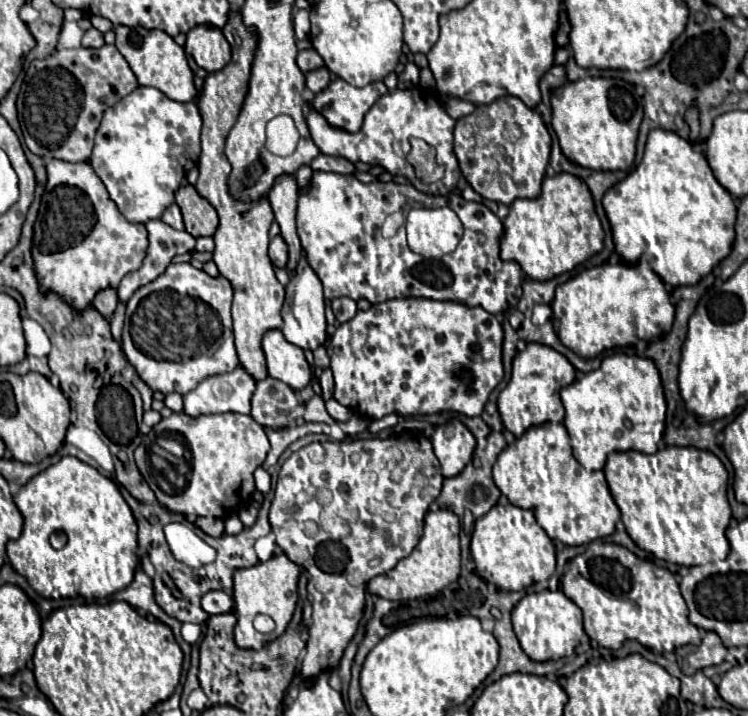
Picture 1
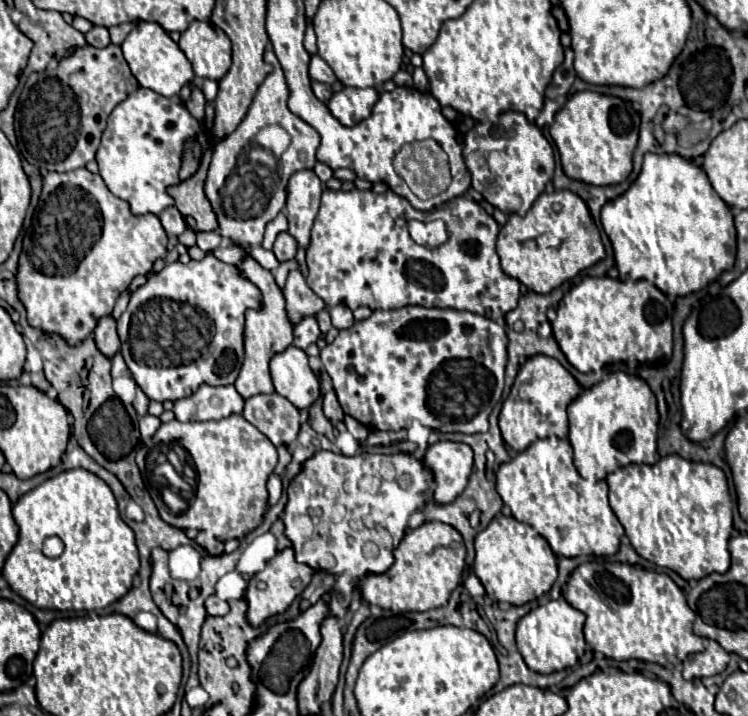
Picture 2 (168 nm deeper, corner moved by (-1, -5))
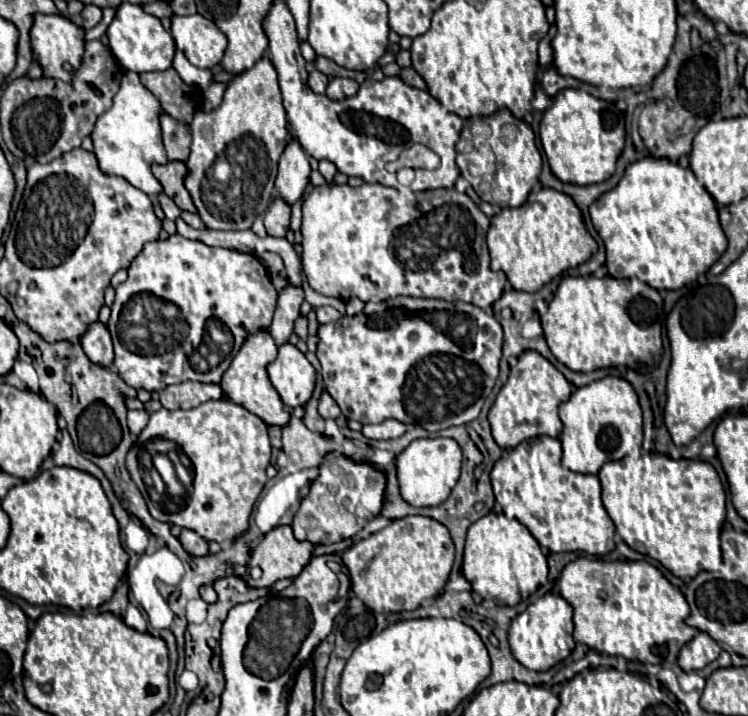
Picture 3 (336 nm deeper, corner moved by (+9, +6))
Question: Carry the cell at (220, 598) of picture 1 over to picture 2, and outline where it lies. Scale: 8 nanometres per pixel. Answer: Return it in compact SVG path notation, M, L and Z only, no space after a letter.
M210 596L206 600L206 612L208 612L208 616L224 616L224 614L228 614L228 610L230 610L228 602L220 600L218 596Z

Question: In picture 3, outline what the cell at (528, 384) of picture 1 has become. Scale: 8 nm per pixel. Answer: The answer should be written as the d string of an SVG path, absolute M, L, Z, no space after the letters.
M526 351L518 357L516 365L510 369L510 377L502 391L498 393L488 421L492 427L492 435L502 449L512 449L524 439L532 439L538 435L558 437L562 431L562 421L558 417L558 405L568 401L572 393L572 385L566 377L540 353Z

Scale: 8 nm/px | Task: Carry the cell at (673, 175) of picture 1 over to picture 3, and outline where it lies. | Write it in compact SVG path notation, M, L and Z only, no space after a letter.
M640 159L628 165L620 183L590 205L592 225L606 247L610 277L636 277L656 291L674 291L694 281L726 251L714 199L690 169L668 159Z

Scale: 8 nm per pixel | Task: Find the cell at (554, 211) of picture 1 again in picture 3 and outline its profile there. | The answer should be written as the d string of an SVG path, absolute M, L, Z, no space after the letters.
M554 189L530 193L528 201L518 209L502 209L490 219L486 239L492 257L490 269L504 271L510 285L526 293L540 291L556 275L588 261L598 249L572 197Z

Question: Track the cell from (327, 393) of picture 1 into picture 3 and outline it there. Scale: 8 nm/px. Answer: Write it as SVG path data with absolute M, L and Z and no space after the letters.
M324 391L322 397L320 397L320 405L318 405L318 411L324 419L336 419L340 415L340 407L336 405L336 401L332 401L332 397Z

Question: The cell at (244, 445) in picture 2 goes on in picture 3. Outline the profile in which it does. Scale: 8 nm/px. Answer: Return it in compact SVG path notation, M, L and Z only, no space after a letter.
M218 399L188 411L160 409L152 413L148 425L138 437L138 443L144 445L156 437L170 439L180 445L192 461L194 473L192 491L186 491L184 497L172 497L168 493L150 495L146 487L140 487L146 491L144 497L152 517L192 529L206 541L216 543L226 539L234 541L238 535L246 533L250 527L252 507L266 483L266 467L270 465L270 439L264 421L228 399Z

